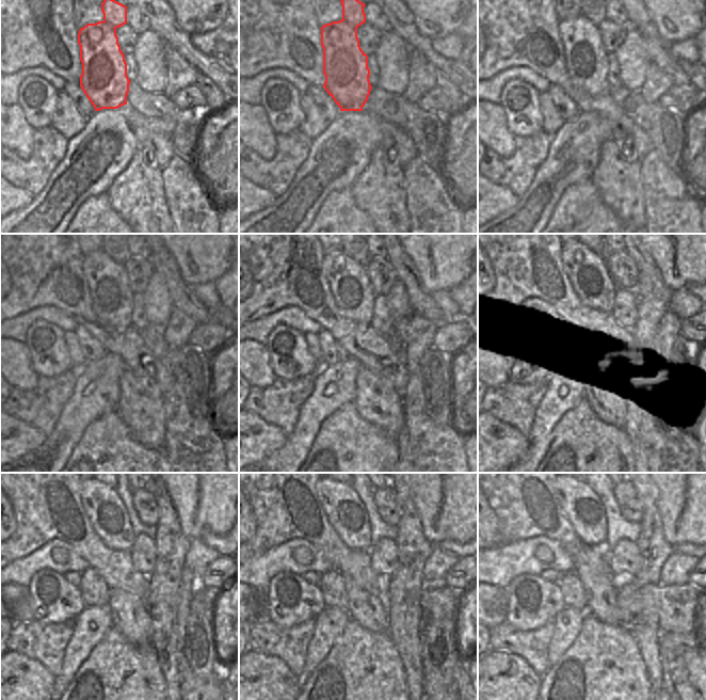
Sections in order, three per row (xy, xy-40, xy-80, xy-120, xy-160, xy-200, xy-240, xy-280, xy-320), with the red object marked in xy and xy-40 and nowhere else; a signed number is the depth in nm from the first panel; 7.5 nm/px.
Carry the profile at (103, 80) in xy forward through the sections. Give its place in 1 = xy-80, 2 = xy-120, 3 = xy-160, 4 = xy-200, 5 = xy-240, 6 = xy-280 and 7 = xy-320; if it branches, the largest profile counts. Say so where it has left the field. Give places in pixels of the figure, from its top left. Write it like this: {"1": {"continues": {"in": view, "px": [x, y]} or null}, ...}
{"1": {"continues": {"in": "xy-80", "px": [587, 64]}}, "2": {"continues": {"in": "xy-120", "px": [112, 298]}}, "3": {"continues": {"in": "xy-160", "px": [343, 268]}}, "4": {"continues": {"in": "xy-200", "px": [582, 261]}}, "5": {"continues": {"in": "xy-240", "px": [105, 509]}}, "6": {"continues": {"in": "xy-280", "px": [346, 512]}}, "7": {"continues": {"in": "xy-320", "px": [581, 506]}}}

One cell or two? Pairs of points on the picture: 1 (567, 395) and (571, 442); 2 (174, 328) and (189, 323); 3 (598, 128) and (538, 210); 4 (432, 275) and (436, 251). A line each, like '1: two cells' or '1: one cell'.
1: two cells
2: one cell
3: one cell
4: one cell

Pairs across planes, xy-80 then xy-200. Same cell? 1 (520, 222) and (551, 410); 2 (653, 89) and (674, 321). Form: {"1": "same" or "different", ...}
{"1": "same", "2": "same"}

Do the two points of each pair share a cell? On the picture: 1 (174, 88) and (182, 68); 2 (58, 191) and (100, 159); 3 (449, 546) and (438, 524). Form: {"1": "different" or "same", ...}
{"1": "same", "2": "same", "3": "different"}

